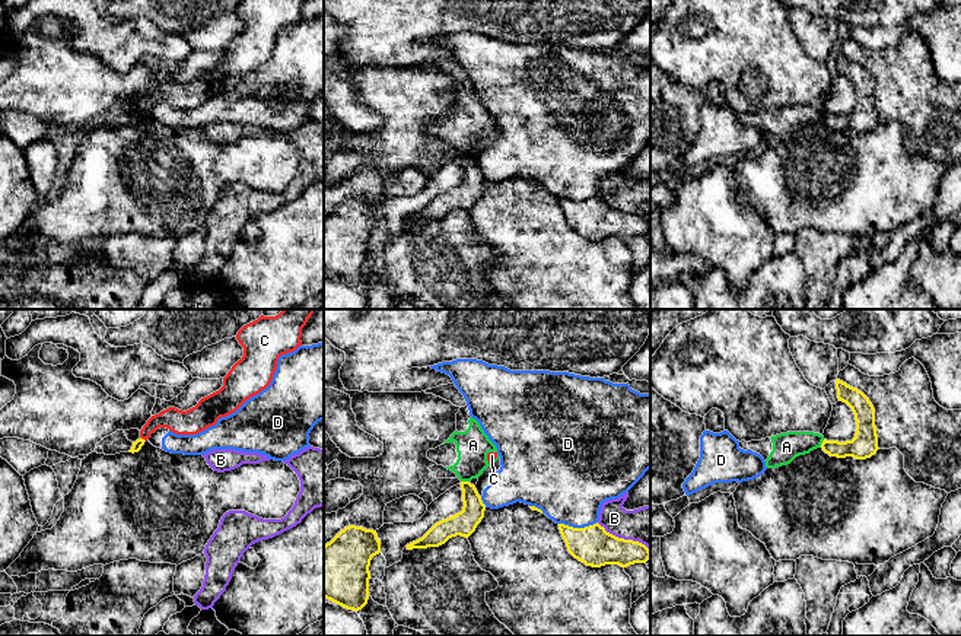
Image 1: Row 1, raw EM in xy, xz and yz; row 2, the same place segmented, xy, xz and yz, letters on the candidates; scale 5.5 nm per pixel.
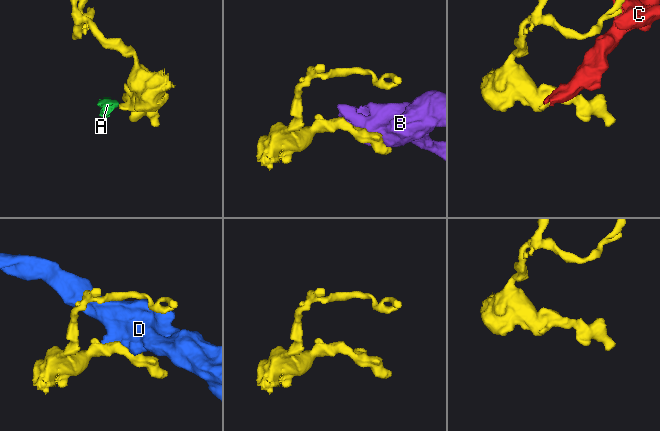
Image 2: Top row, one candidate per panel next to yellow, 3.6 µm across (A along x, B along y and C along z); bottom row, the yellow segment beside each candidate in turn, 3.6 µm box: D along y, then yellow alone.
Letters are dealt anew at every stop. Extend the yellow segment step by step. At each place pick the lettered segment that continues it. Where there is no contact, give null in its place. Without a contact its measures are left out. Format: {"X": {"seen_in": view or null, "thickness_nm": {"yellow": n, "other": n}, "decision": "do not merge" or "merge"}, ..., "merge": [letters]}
{"A": {"seen_in": "xz", "thickness_nm": {"yellow": 140, "other": 190}, "decision": "do not merge"}, "B": {"seen_in": "xz", "thickness_nm": {"yellow": 220, "other": 220}, "decision": "do not merge"}, "C": {"seen_in": "xy", "thickness_nm": {"yellow": 50, "other": 130}, "decision": "do not merge"}, "D": {"seen_in": "xz", "thickness_nm": {"yellow": 220, "other": 420}, "decision": "do not merge"}, "merge": []}

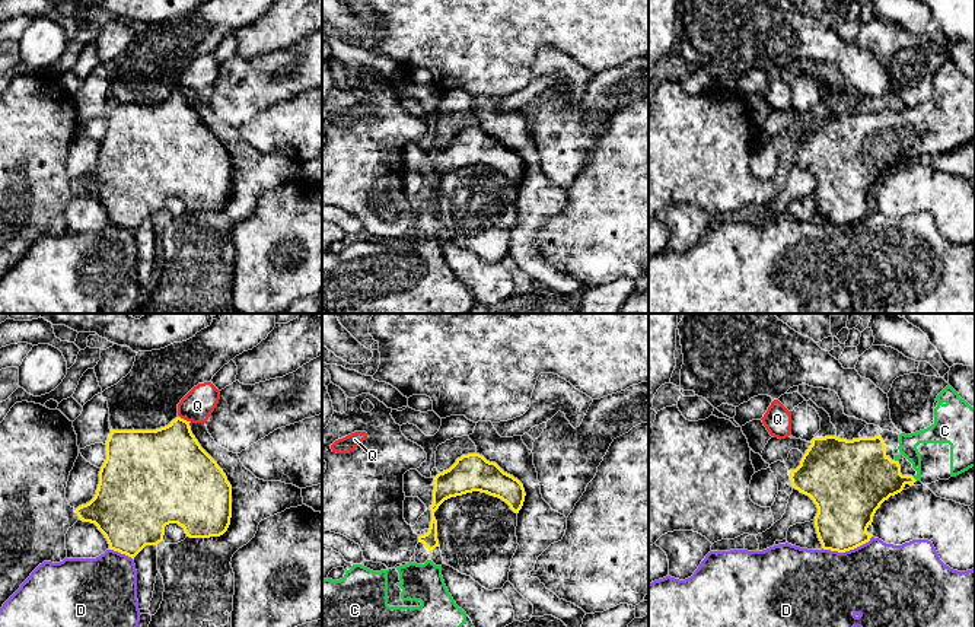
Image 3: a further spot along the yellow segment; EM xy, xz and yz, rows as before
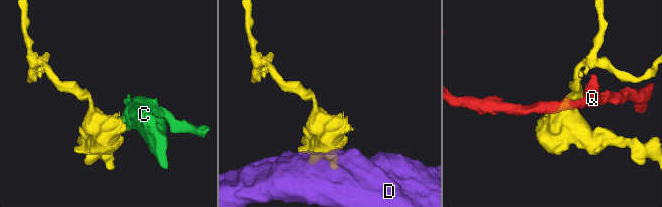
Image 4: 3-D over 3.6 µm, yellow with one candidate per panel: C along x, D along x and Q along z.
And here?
{"C": {"seen_in": "yz", "thickness_nm": {"yellow": 300, "other": 100}, "decision": "merge"}, "D": {"seen_in": "yz", "thickness_nm": {"yellow": 320, "other": 440}, "decision": "do not merge"}, "Q": {"seen_in": "xy", "thickness_nm": {"yellow": 380, "other": 180}, "decision": "do not merge"}, "merge": ["C"]}

